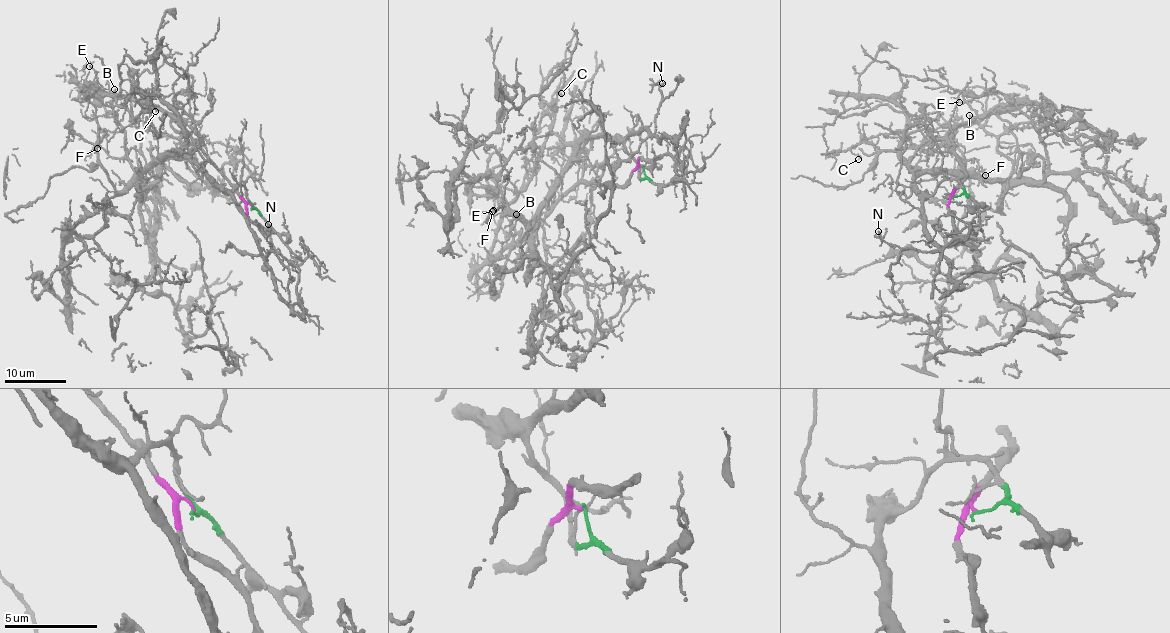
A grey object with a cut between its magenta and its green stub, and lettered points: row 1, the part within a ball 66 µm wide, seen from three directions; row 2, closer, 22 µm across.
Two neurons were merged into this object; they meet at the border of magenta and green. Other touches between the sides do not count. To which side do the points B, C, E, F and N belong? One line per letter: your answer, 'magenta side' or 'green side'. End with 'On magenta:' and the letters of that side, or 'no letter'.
B: green side
C: magenta side
E: magenta side
F: green side
N: green side
On magenta: C, E

